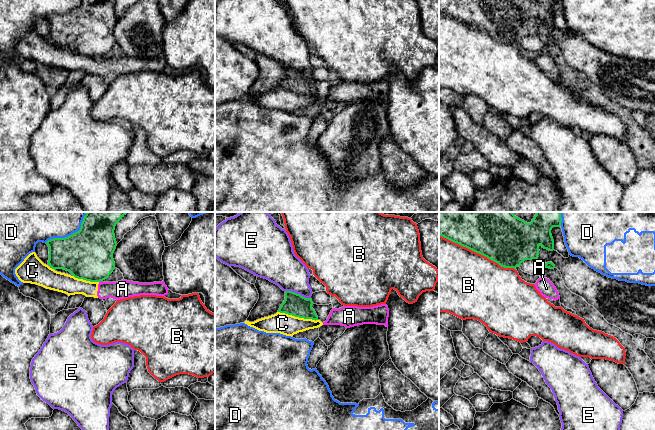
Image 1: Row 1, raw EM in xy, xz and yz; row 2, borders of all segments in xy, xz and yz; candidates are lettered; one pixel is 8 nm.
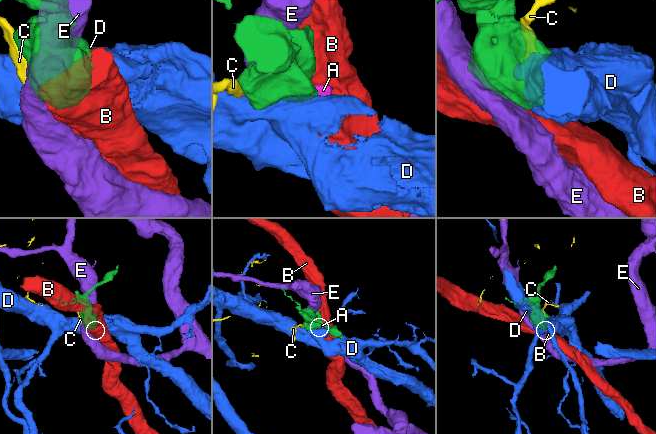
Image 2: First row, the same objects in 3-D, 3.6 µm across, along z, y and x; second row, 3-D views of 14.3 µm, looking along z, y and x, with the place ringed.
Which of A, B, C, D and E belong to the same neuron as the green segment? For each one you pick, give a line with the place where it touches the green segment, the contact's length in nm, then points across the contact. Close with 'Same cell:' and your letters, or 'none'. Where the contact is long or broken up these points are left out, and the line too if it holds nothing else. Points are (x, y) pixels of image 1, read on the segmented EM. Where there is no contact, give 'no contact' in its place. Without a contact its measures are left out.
Same cell: none

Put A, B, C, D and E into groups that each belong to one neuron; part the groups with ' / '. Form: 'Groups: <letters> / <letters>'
Groups: A C / B / D / E

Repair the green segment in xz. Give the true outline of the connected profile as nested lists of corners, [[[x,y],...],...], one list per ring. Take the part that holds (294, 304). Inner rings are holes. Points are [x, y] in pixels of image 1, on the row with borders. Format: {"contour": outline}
{"contour": [[[285,291],[285,300],[278,312],[304,319],[318,320],[315,310],[312,308],[311,298],[305,298],[292,291]]]}

